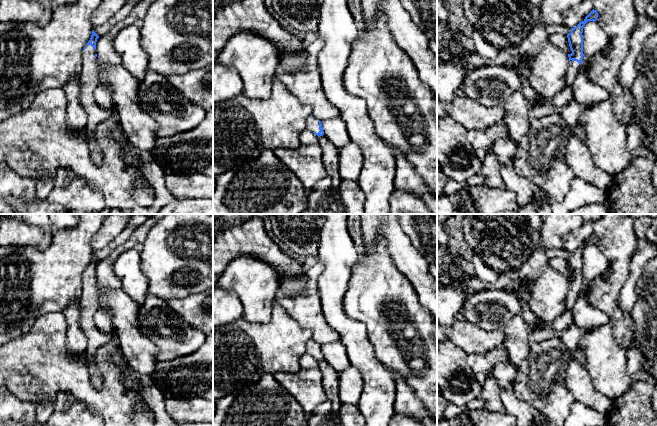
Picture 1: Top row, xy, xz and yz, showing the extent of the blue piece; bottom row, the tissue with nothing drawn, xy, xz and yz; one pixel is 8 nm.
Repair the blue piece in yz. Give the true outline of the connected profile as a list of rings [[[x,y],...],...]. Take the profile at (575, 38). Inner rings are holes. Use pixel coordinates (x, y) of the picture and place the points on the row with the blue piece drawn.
[[[592,10],[585,19],[580,22],[576,27],[571,29],[571,32],[567,35],[571,54],[569,57],[569,66],[566,74],[566,87],[572,87],[572,83],[578,73],[580,65],[583,59],[583,27],[588,21],[595,22],[598,18],[598,13],[596,10]]]

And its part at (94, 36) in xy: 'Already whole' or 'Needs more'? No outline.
Needs more

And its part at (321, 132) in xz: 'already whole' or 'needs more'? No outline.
needs more

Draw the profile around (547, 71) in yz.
[[[541,22],[526,36],[518,48],[530,65],[527,79],[538,96],[552,99],[566,88],[569,57],[550,42],[546,24]]]

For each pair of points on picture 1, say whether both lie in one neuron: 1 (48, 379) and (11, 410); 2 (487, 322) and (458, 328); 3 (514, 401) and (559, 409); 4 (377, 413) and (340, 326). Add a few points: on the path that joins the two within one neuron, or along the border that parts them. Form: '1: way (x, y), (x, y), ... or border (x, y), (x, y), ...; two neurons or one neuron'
1: border (10, 392), (21, 400), (31, 402), (36, 415); two neurons
2: border (459, 315), (485, 330), (499, 329); two neurons
3: border (515, 384), (515, 394), (544, 415); two neurons
4: way (377, 391), (377, 379), (358, 348); one neuron

